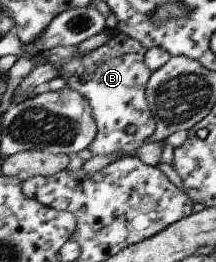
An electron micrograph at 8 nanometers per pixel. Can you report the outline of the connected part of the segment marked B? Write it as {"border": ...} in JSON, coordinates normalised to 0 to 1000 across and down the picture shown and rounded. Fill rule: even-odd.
{"border":[[[523,122],[514,145],[398,210],[361,214],[338,176],[259,176],[190,198],[222,210],[213,237],[278,256],[278,294],[319,340],[403,382],[440,462],[444,511],[407,573],[431,592],[551,580],[542,607],[620,599],[620,580],[713,508],[718,473],[671,385],[671,328],[704,271],[667,248],[676,179],[611,149]],[[583,485],[620,485],[620,508],[583,508]]]}

